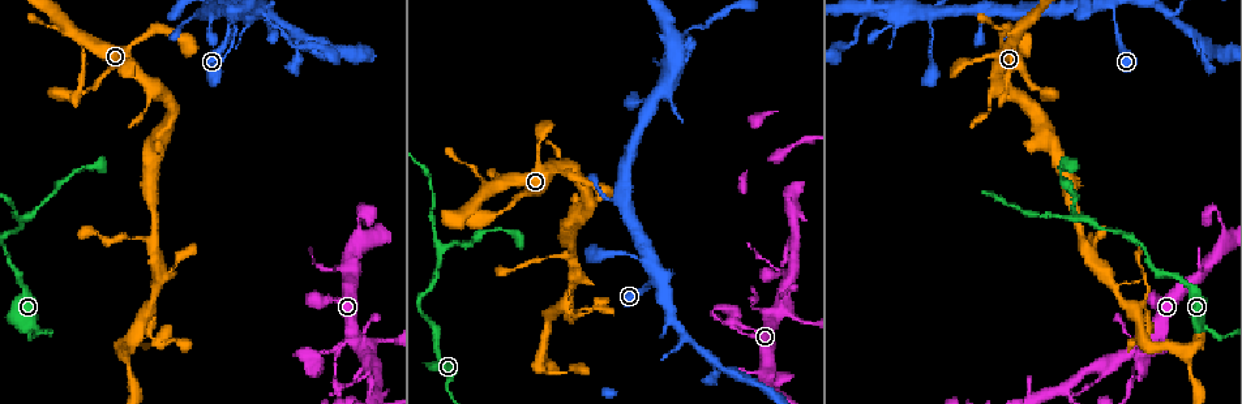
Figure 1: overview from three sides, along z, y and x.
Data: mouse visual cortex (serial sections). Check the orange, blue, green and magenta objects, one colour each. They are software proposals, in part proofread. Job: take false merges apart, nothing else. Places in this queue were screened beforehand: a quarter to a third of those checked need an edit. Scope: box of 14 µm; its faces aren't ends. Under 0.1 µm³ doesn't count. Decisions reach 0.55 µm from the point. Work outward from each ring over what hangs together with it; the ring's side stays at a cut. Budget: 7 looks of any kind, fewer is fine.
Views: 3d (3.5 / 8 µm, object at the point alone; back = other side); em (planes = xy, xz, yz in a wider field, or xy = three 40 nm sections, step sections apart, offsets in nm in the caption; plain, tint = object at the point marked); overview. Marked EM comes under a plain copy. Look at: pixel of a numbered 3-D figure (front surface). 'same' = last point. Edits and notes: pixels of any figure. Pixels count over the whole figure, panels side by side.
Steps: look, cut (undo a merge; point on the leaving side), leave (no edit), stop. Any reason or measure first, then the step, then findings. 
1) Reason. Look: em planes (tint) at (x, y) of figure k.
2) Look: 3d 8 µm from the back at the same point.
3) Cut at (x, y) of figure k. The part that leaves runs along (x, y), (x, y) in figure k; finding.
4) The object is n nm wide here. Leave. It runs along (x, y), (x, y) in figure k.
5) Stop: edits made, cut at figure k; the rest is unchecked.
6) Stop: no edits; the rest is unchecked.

Branch point. Look: 3d 3.5 µm at (359, 347) of figure 1.

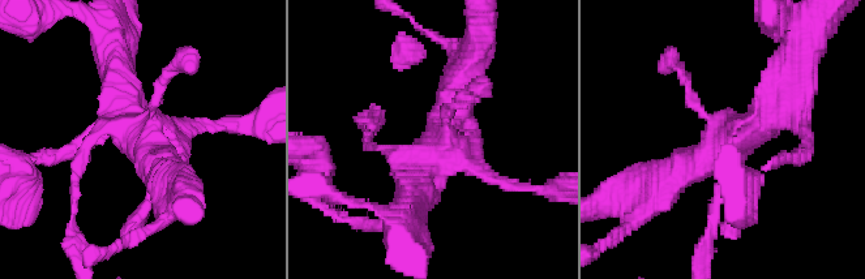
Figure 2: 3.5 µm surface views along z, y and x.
Look: em xy step 1 (tint) at (741, 133) of figure 2.

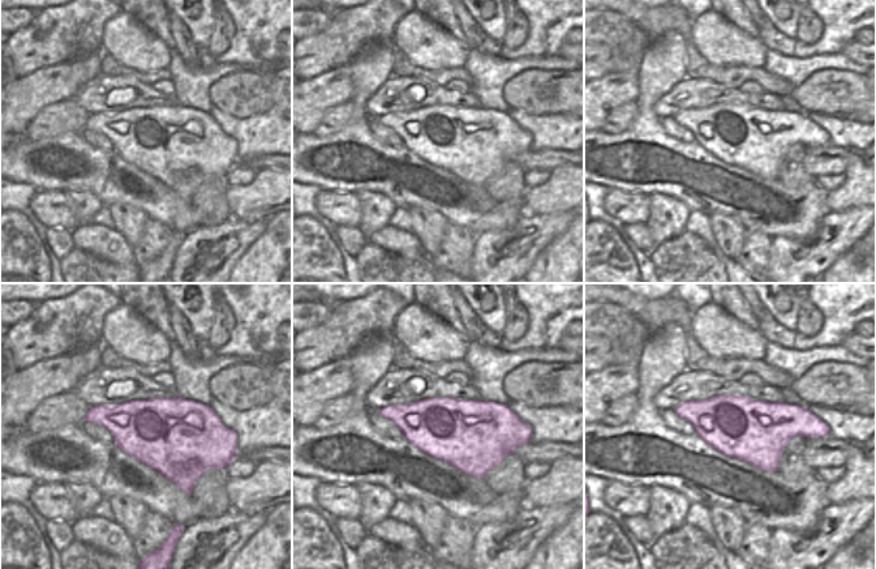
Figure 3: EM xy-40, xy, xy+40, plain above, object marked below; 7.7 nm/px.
The object is 550 nm wide here. Leave. It runs along (789, 78), (756, 127), (669, 179) in figure 2; all the same cell.

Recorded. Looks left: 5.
Look: 3d 8 µm from the back at (1082, 242) of figure 1.

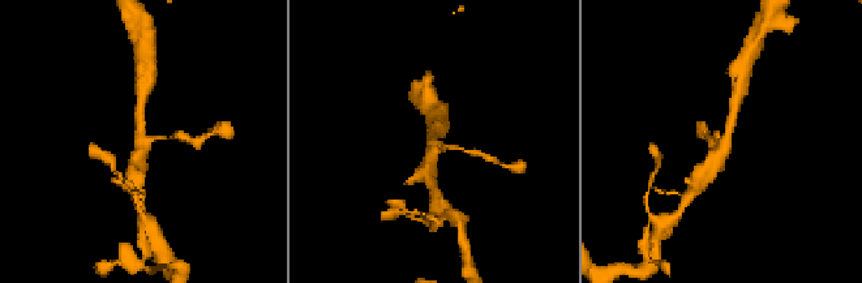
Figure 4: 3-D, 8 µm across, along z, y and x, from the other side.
3 arms meet here; the arms are 100, 300, 400 nm wide; need the tissue. Look: em xy step 1 (tint) at (431, 142) of figure 4.

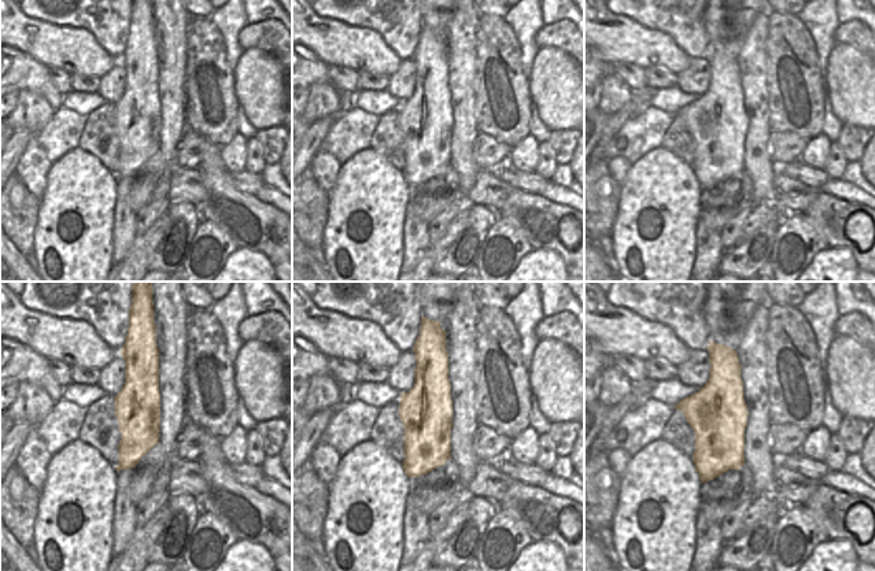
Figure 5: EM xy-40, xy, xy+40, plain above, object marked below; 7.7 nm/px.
Leave. It runs along (734, 104), (724, 148), (706, 175) in figure 4; continuous, no second cell.

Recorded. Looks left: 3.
Thin neck. Look: 3d 3.5 µm at (149, 305) of figure 1.

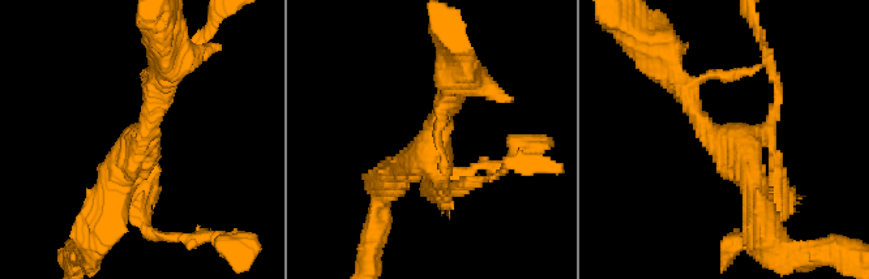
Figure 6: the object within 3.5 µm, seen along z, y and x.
Need the tissue. Look: em xy step 3 (tint) at (139, 148) of figure 6.

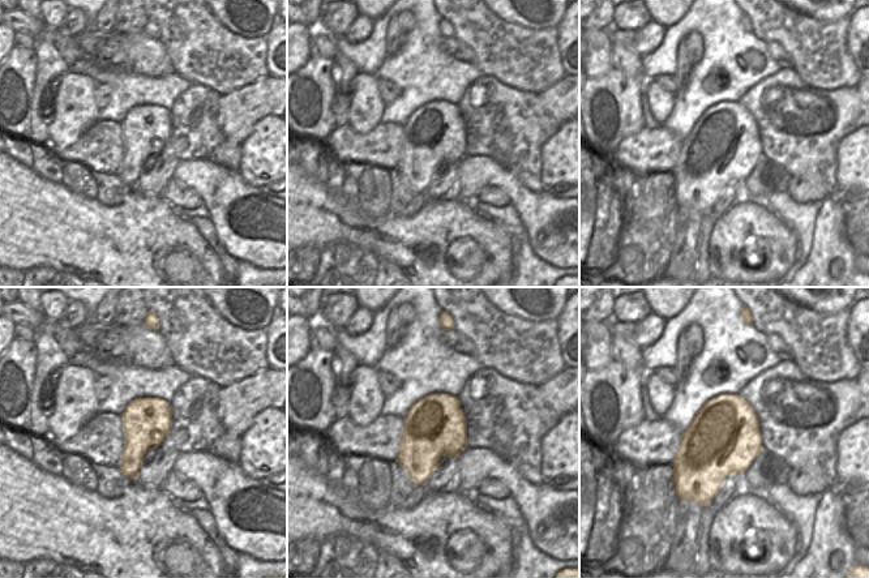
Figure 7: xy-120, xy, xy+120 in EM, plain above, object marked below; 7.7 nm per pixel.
Cut at (461, 175) of figure 6. The part that leaves runs along (427, 181), (499, 164), (523, 145) in figure 6; two cells meet here.

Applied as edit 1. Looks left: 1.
Stop: edits made, cut at figure 6; the rest is unchecked.

